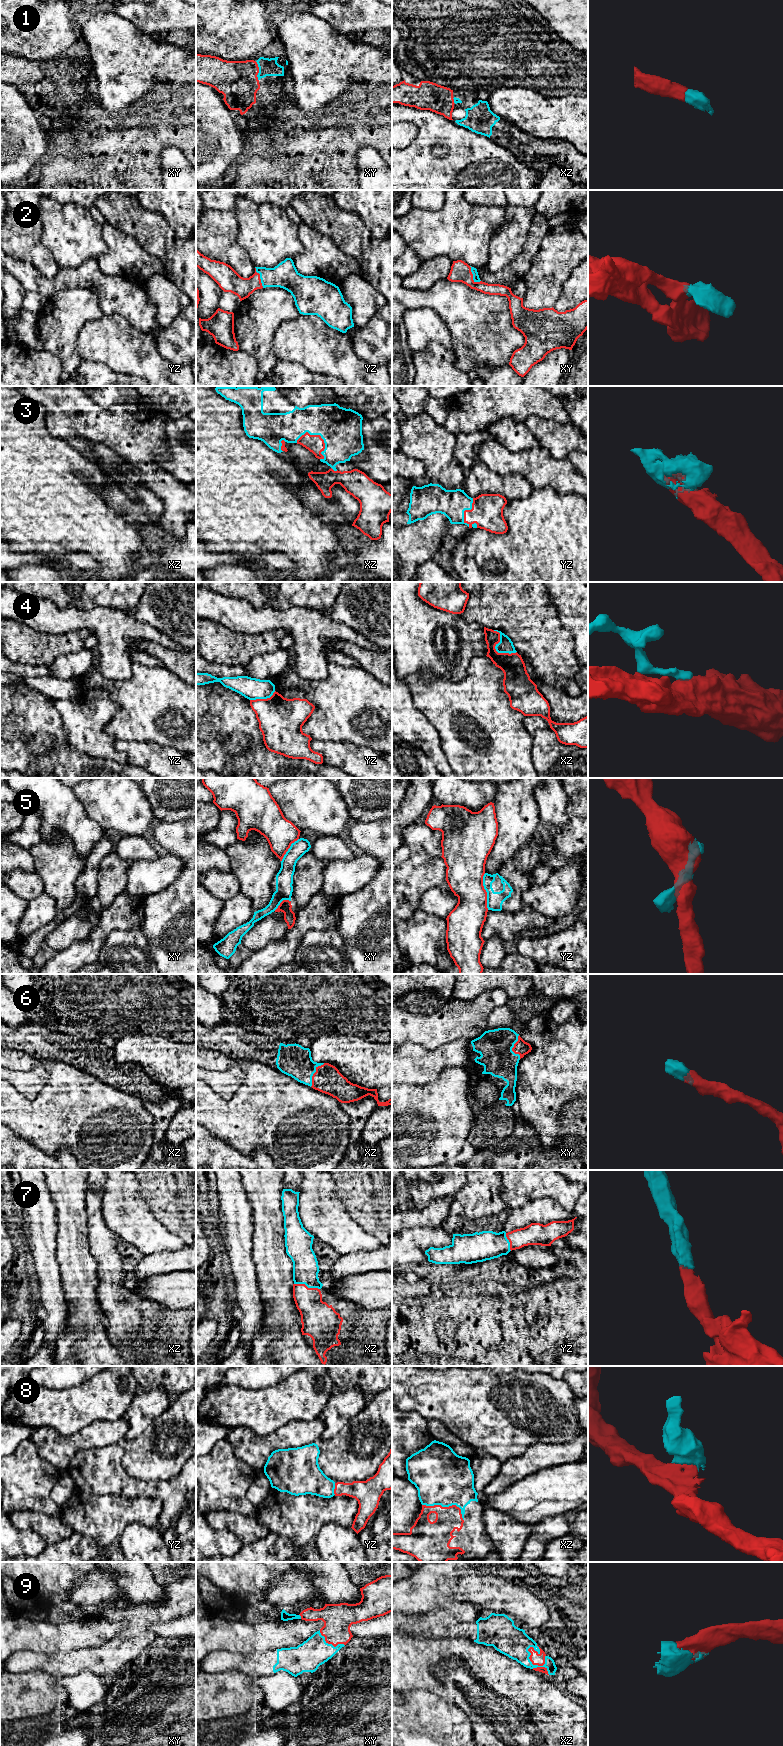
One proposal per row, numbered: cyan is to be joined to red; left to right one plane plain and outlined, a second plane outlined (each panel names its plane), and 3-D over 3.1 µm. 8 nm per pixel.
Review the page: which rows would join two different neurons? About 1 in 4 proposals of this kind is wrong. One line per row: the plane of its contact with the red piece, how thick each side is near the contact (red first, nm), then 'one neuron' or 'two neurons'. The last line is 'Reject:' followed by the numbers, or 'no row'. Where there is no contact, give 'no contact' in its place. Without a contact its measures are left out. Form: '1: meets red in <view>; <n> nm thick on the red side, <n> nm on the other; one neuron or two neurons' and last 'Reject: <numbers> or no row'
1: meets red in xy; 320 nm thick on the red side, 140 nm on the other; one neuron
2: meets red in xy; 160 nm thick on the red side, 50 nm on the other; one neuron
3: meets red in xz; 140 nm thick on the red side, 340 nm on the other; one neuron
4: meets red in xz; 190 nm thick on the red side, 120 nm on the other; two neurons
5: meets red in yz; 300 nm thick on the red side, 130 nm on the other; two neurons
6: meets red in xz; 220 nm thick on the red side, 260 nm on the other; one neuron
7: meets red in xz; 260 nm thick on the red side, 200 nm on the other; one neuron
8: meets red in xz; 240 nm thick on the red side, 440 nm on the other; one neuron
9: meets red in xz; 100 nm thick on the red side, 240 nm on the other; one neuron
Reject: 4, 5

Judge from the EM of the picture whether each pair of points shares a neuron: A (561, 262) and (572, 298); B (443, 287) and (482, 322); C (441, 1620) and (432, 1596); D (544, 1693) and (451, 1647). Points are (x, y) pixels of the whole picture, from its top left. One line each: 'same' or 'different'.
A: different
B: same
C: different
D: same

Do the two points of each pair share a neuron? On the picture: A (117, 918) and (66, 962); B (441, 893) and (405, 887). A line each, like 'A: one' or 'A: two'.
A: one
B: two

